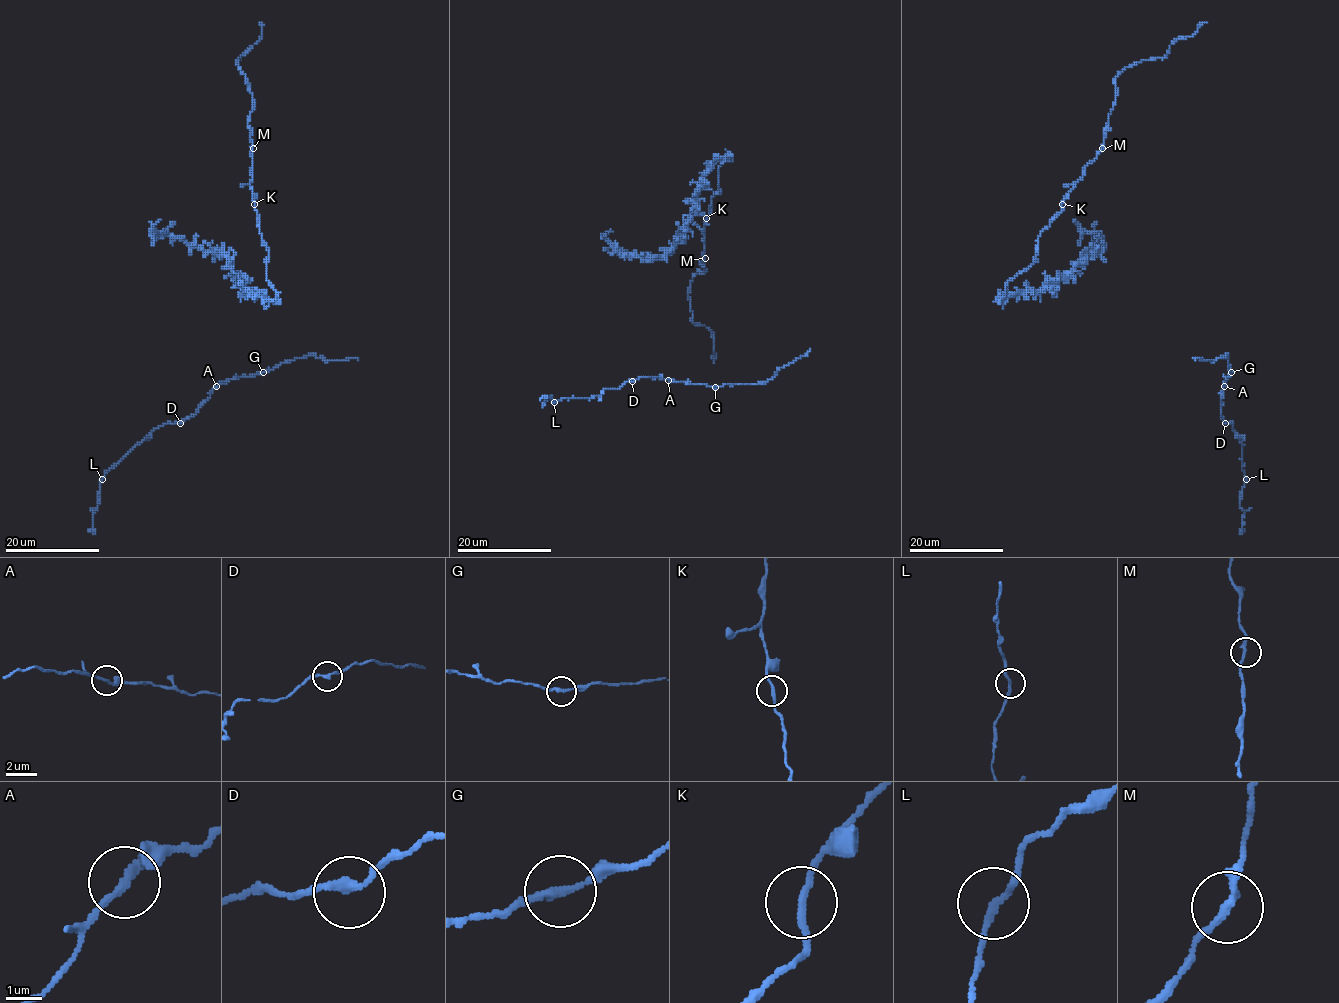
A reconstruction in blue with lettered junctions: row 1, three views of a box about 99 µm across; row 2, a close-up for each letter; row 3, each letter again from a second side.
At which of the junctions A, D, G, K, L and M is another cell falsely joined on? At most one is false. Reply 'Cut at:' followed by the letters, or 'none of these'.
Cut at: none of these

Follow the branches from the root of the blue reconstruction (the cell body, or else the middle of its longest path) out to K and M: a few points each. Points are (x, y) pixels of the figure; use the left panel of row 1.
K: (240, 281), (247, 292), (260, 293), (266, 299), (277, 299), (267, 280), (268, 249), (260, 232), (254, 204)
M: (240, 281), (247, 292), (277, 299), (267, 280), (268, 249), (253, 200), (253, 148)

